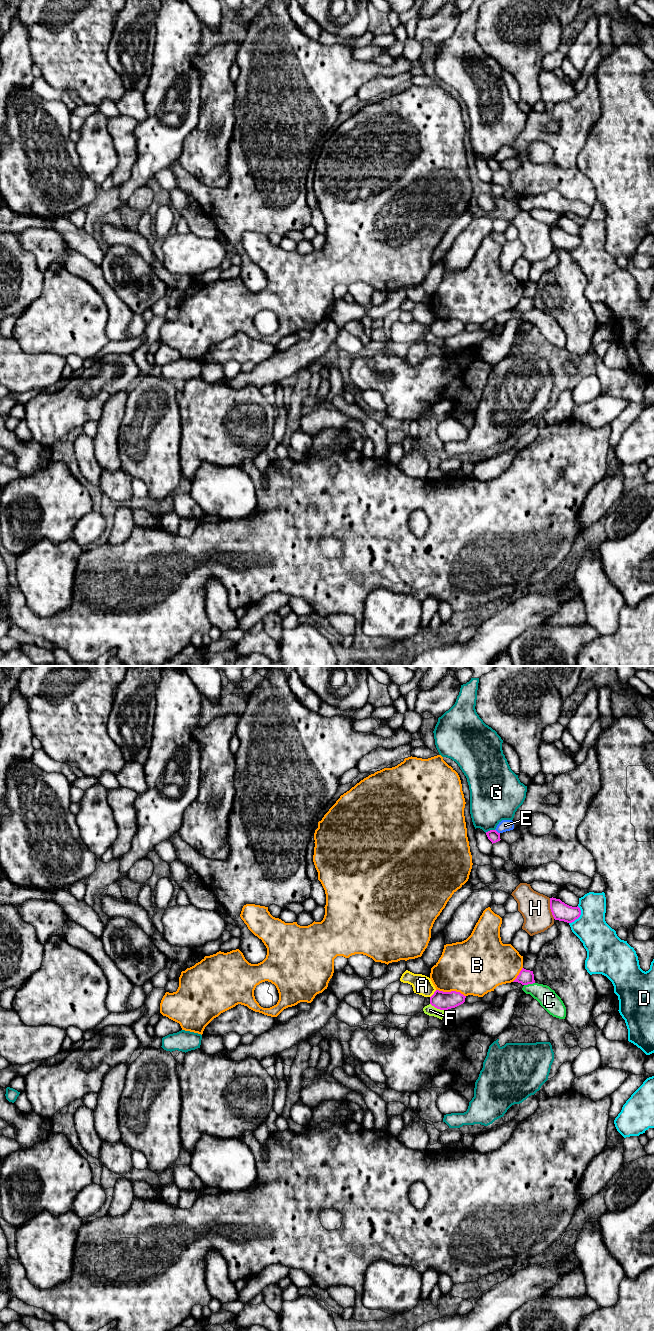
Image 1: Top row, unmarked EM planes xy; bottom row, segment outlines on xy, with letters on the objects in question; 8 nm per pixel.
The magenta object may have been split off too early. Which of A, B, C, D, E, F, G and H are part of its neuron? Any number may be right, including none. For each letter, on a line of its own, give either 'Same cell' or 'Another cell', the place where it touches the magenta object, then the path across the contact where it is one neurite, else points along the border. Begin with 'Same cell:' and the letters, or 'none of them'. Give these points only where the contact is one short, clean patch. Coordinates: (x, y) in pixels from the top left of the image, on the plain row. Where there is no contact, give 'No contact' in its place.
Same cell: none of them
A: Another cell. Touches magenta at xy (433, 322). Boundary: xy (436, 318), (430, 325)
B: Another cell. Touches magenta at xy (451, 319)
C: Another cell. Touches magenta at xy (529, 311). Boundary: xy (534, 310), (524, 313)
D: Another cell. Touches magenta at xy (579, 244)
E: Another cell. Touches magenta at xy (496, 159)
F: Another cell. Touches magenta at xy (437, 336). Boundary: xy (430, 331), (444, 339)
G: Another cell. Touches magenta at xy (490, 158)
H: Another cell. Touches magenta at xy (550, 236). Boundary: xy (549, 226), (549, 236), (554, 246)

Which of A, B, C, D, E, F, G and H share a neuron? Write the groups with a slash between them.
A / B / C / D / E F / G / H

